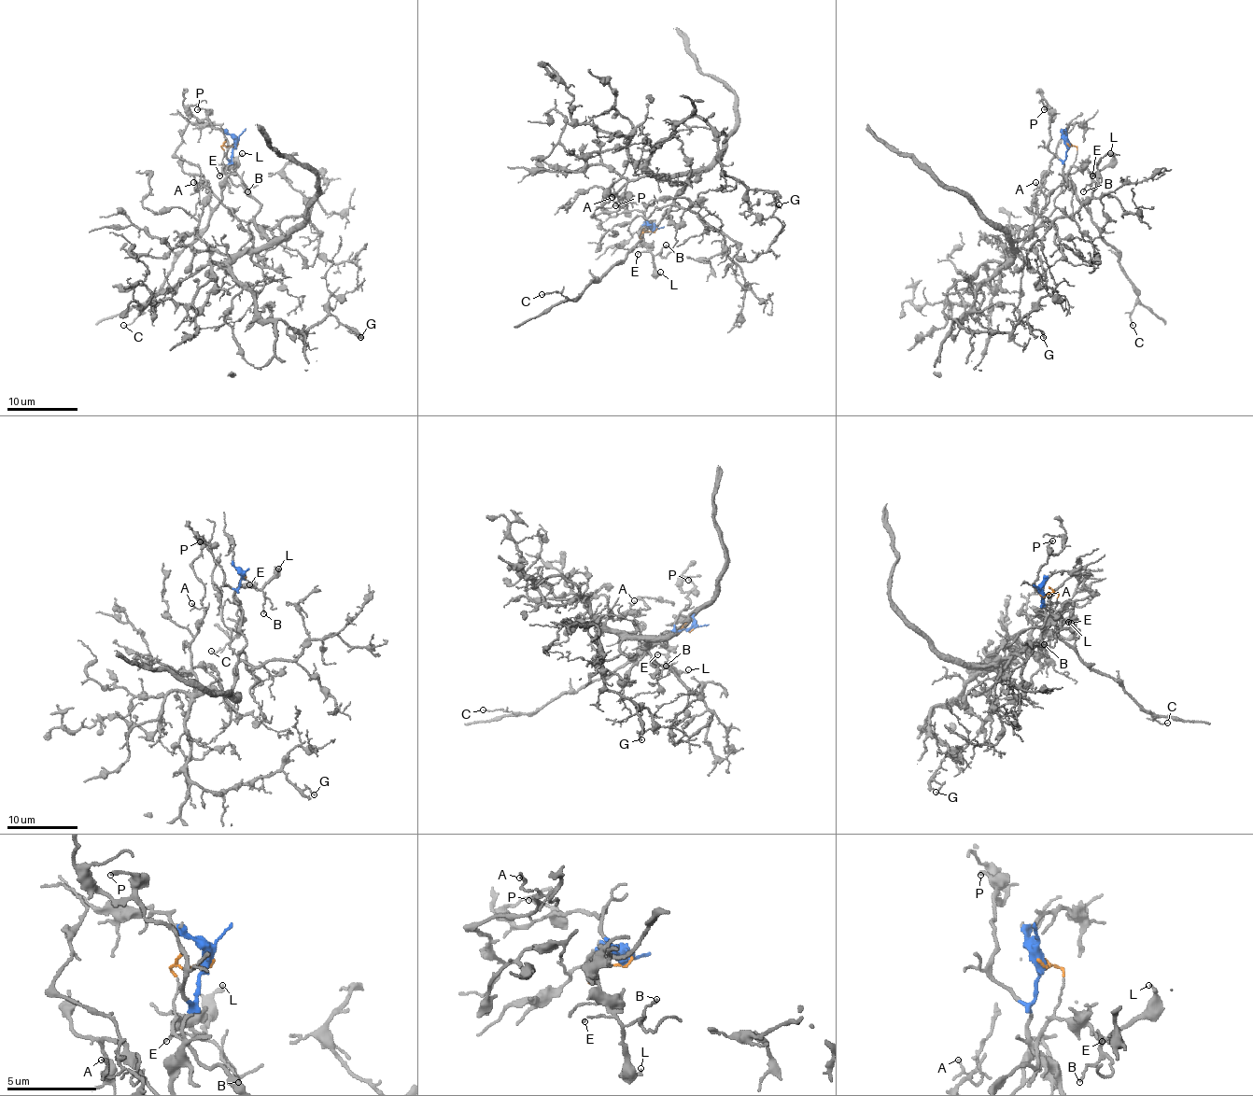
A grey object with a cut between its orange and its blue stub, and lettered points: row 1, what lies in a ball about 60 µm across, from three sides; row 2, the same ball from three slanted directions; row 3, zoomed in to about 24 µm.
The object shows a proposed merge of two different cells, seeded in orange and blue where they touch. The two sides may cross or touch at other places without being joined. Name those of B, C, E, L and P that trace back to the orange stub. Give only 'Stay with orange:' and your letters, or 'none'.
Stay with orange: B, E, L

